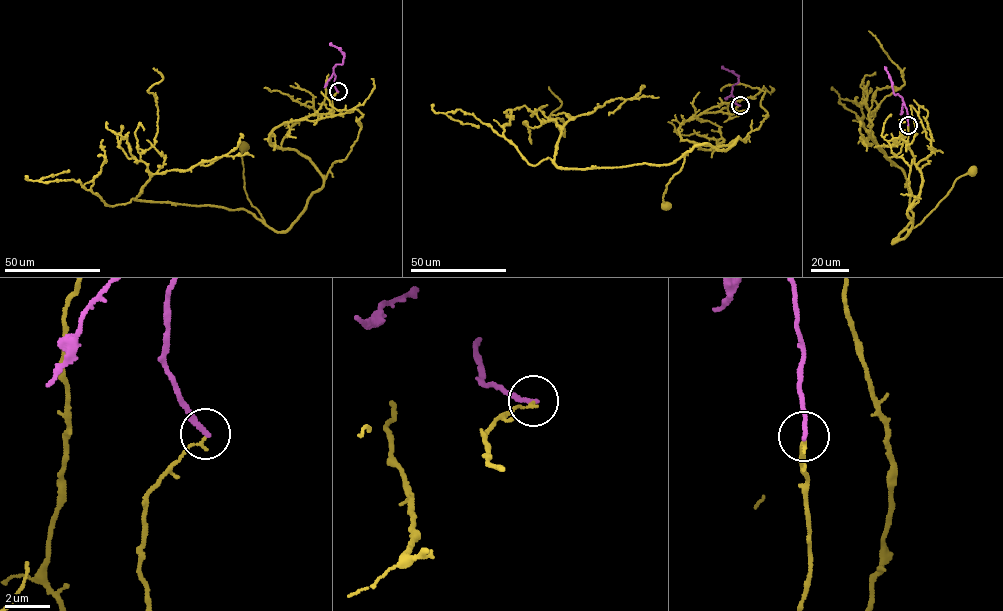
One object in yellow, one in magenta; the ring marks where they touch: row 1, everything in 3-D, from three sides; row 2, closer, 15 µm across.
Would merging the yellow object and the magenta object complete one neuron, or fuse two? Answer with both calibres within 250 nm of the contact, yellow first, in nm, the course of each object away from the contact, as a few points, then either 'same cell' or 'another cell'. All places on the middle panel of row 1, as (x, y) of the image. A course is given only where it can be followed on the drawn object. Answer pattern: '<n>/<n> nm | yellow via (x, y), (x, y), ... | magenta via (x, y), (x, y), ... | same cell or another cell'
130/240 nm | yellow via (740, 105), (684, 121), (683, 140), (738, 138), (686, 152), (666, 206) | magenta via (740, 105), (731, 92), (738, 82), (738, 76), (722, 66) | another cell

